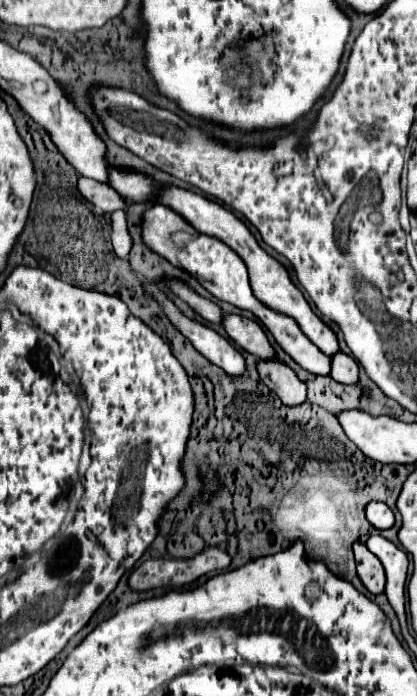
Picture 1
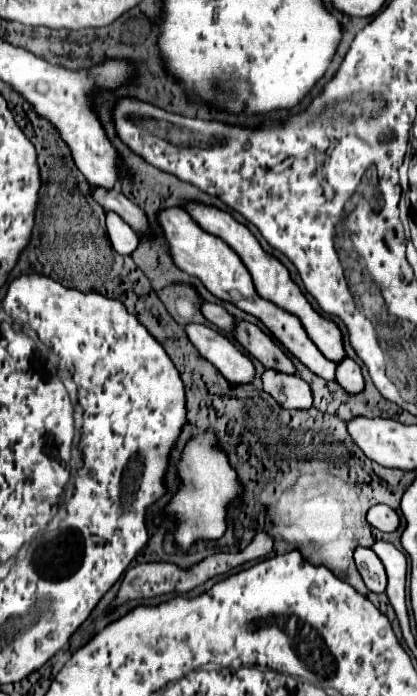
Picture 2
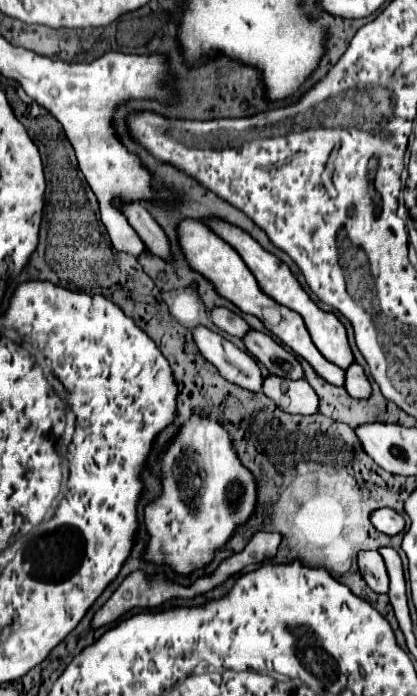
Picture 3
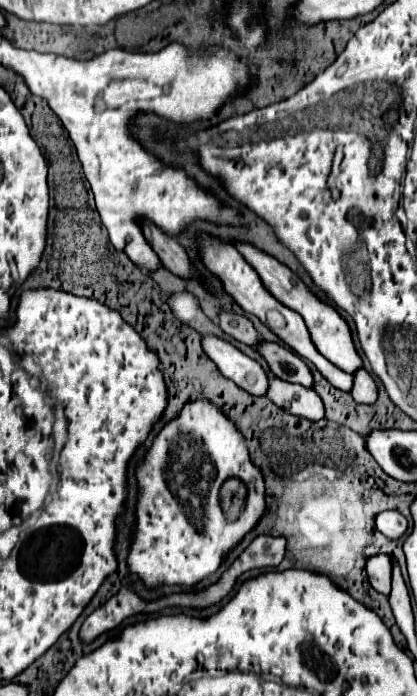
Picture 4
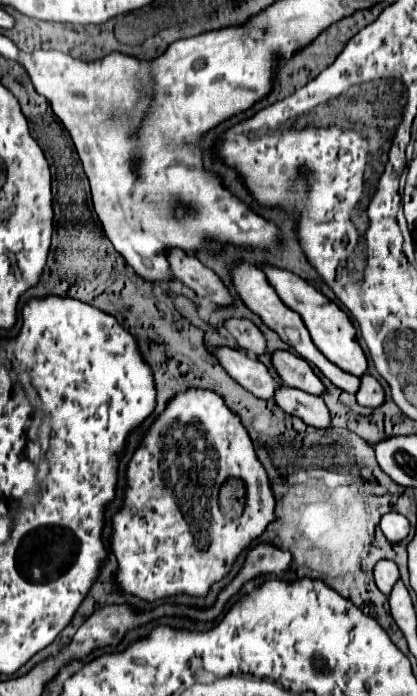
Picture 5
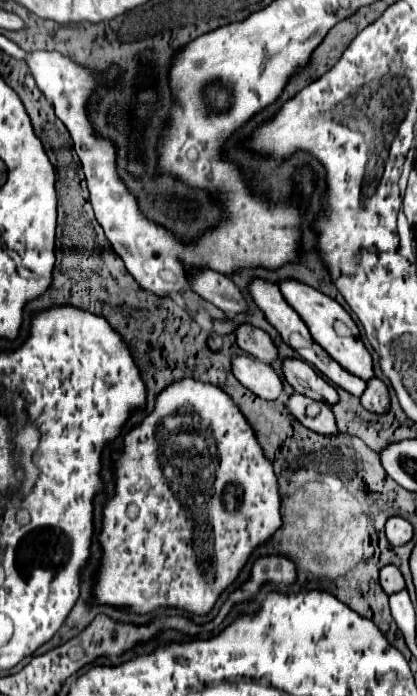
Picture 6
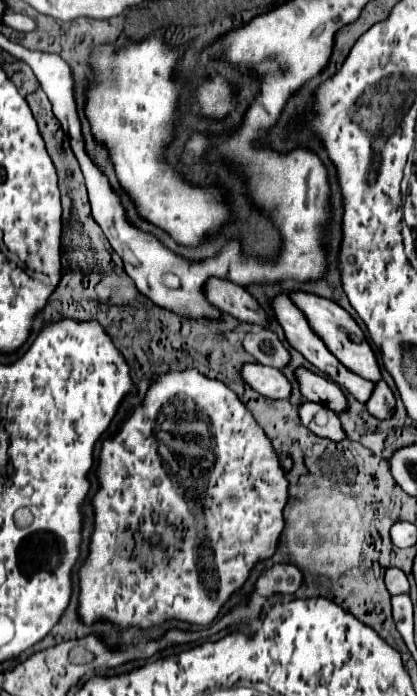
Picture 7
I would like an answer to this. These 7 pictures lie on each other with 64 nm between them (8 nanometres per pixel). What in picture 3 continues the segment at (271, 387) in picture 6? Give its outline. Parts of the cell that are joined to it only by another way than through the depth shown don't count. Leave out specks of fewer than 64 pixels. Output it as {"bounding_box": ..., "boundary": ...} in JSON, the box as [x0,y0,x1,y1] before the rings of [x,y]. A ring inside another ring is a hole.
{"bounding_box":[192,326,262,392],"boundary":[[[196,326],[192,330],[192,336],[202,356],[212,362],[228,382],[252,392],[262,390],[262,374],[250,354],[242,352],[230,340],[208,330],[206,326]]]}

